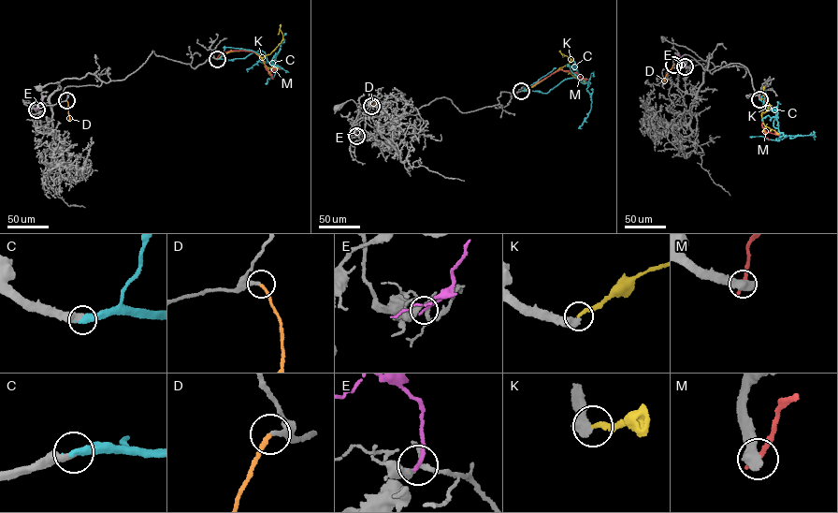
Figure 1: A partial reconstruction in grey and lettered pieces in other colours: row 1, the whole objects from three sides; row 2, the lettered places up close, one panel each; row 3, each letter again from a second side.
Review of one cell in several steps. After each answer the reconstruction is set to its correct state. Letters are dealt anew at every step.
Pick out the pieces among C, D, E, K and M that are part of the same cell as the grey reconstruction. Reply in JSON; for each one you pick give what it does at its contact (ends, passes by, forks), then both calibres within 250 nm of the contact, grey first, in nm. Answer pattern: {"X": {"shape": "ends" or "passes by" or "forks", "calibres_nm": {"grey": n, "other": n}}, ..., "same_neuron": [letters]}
{"C": {"shape": "ends", "calibres_nm": {"grey": 420, "other": 420}}, "D": {"shape": "ends", "calibres_nm": {"grey": 200, "other": 220}}, "same_neuron": ["C", "D"]}

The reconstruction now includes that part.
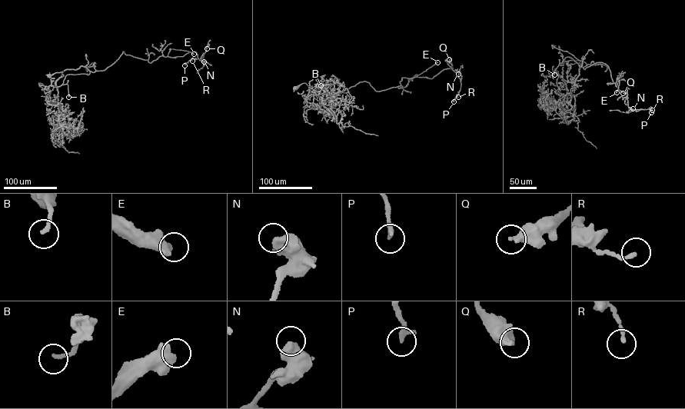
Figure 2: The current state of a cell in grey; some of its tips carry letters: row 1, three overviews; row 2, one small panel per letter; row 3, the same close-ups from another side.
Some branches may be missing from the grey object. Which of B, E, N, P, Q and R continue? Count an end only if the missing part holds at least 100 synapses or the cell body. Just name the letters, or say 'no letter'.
no letter

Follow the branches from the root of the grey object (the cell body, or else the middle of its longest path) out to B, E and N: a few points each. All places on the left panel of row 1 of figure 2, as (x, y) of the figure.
B: (49, 75), (81, 66), (90, 71), (66, 75), (68, 97)
E: (49, 75), (81, 66), (104, 70), (123, 51), (151, 63), (171, 49), (194, 54)
N: (49, 75), (81, 66), (104, 70), (123, 51), (151, 63), (194, 51), (204, 61)

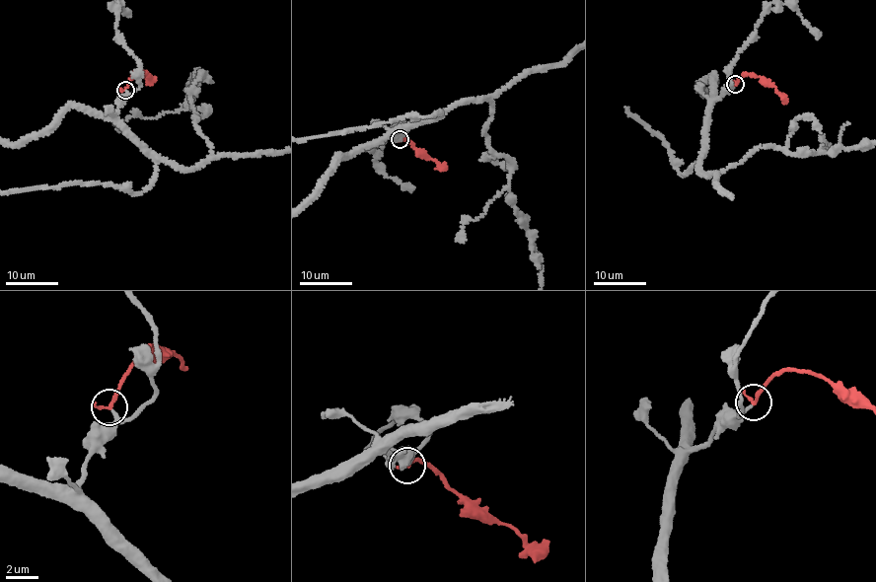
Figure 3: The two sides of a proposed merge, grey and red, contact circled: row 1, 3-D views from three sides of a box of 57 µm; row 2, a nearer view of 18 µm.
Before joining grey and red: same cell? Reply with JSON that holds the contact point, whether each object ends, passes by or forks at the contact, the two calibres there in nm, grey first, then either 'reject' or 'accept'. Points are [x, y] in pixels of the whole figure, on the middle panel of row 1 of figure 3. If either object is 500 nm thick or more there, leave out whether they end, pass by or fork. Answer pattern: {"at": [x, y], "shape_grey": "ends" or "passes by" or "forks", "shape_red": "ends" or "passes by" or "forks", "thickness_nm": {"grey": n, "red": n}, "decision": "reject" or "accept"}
{"at": [400, 139], "shape_grey": "ends", "shape_red": "passes by", "thickness_nm": {"grey": 200, "red": 190}, "decision": "accept"}

